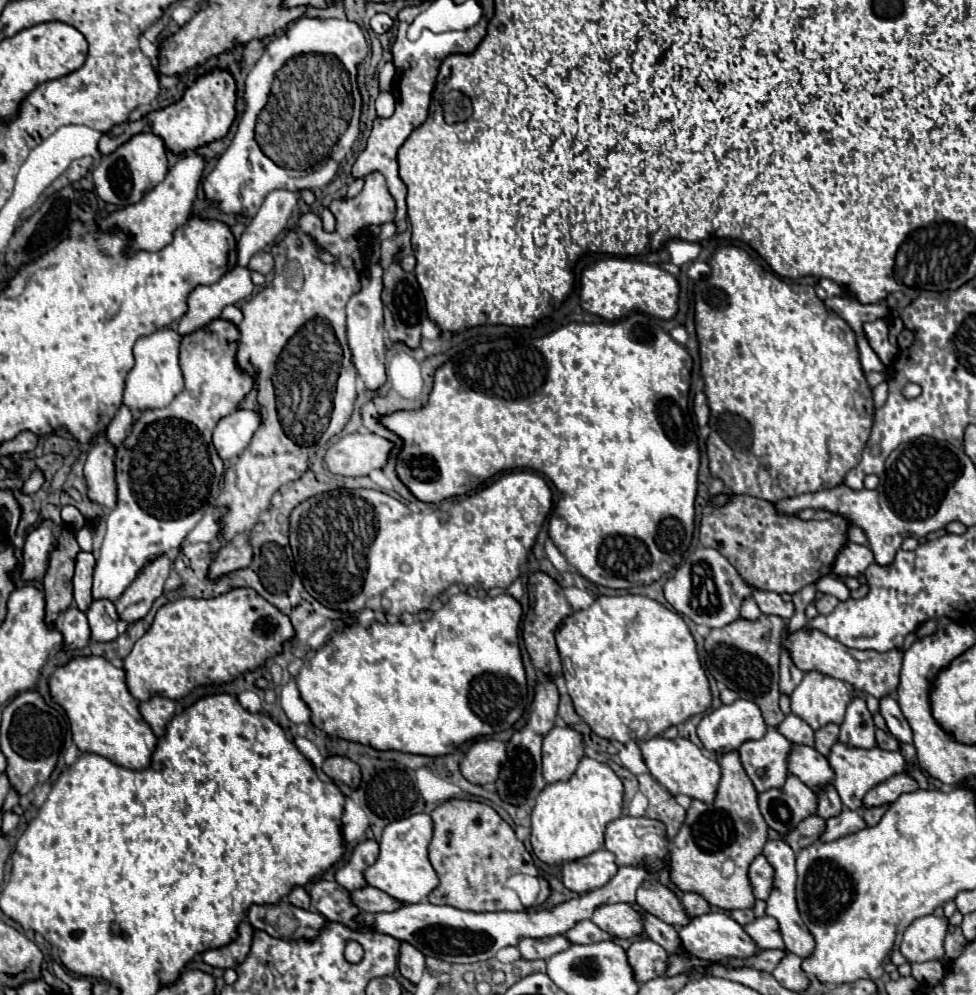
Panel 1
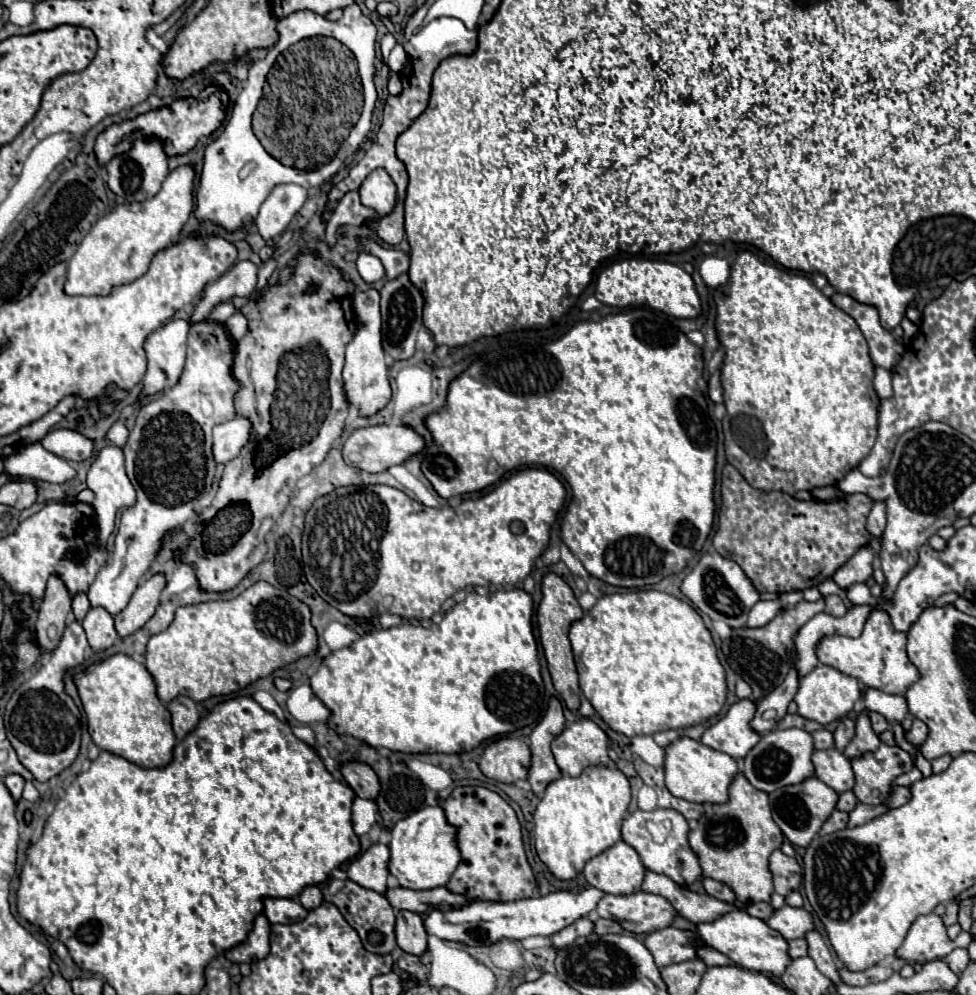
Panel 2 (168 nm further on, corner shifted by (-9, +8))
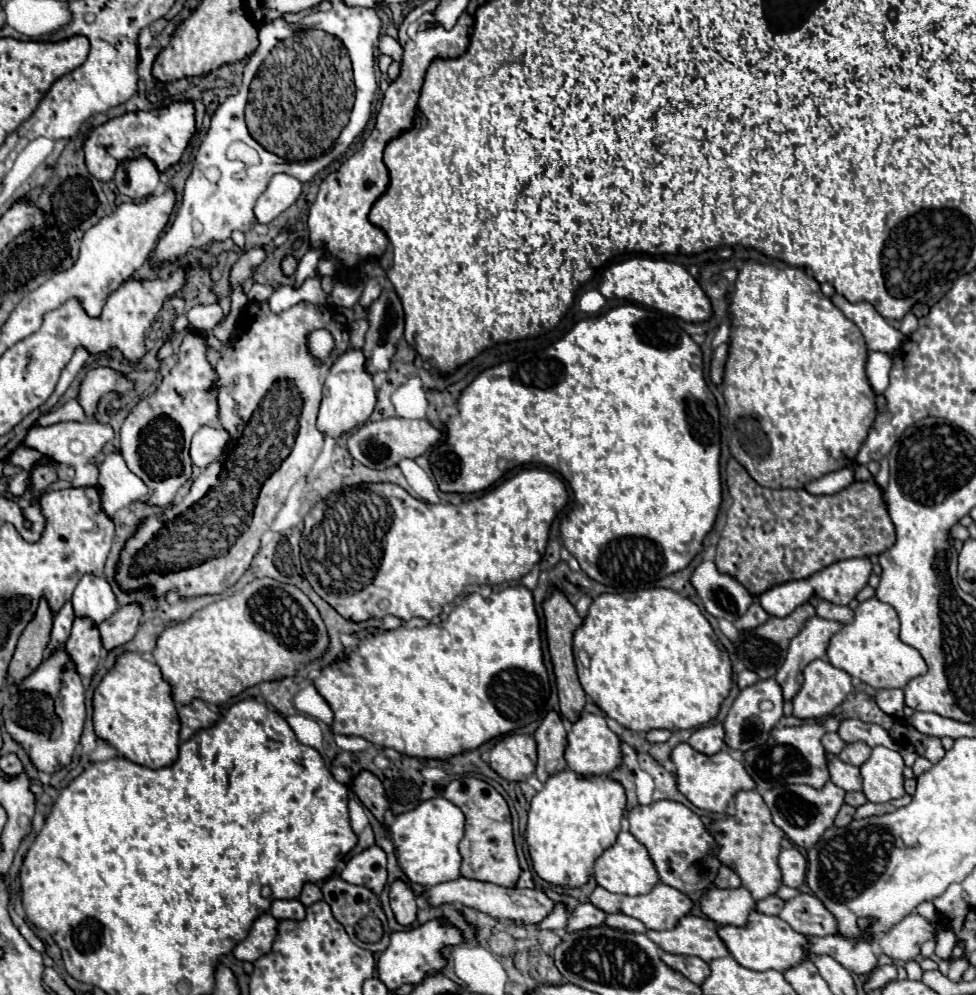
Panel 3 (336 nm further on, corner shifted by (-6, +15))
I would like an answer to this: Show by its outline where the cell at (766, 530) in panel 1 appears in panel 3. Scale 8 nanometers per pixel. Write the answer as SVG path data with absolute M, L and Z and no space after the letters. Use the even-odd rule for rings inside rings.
M730 458L726 484L734 502L728 508L728 522L716 546L716 566L720 572L732 574L750 594L762 594L790 580L804 580L844 558L880 554L896 540L876 482L852 482L832 496L814 496L790 488L770 490L756 484Z

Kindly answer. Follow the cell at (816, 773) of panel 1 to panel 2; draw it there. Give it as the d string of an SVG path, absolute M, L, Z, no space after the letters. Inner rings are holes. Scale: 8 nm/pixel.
M837 749L831 751L815 751L813 753L815 775L823 783L827 783L837 793L849 791L855 785L855 773L851 769L851 761L839 753Z

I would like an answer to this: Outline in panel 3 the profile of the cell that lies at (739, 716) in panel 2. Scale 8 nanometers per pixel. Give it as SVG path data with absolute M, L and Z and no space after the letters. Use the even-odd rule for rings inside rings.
M708 724L700 730L694 730L688 744L696 748L702 754L716 754L720 750L728 750L728 744L724 744L724 726L722 724Z

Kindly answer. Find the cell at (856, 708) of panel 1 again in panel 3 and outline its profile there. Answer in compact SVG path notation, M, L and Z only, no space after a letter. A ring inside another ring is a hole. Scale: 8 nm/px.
M864 742L846 744L844 750L840 752L840 760L848 762L848 764L854 764L854 766L862 766L868 760L870 752L872 752L872 748L868 748L868 744L864 744Z

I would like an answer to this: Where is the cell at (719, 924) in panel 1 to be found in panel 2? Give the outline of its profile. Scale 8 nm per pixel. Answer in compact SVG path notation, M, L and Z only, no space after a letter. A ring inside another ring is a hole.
M733 911L711 923L701 923L701 925L697 925L697 933L709 947L727 955L735 965L739 965L747 971L781 977L783 971L787 969L787 965L791 963L791 957L787 953L789 945L783 939L783 935L779 931L771 929L765 921L747 915L747 911Z

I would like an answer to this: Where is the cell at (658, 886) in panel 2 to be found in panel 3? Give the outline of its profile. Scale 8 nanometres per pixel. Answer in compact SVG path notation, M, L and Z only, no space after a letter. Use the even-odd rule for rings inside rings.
M710 888L700 896L700 910L716 924L744 926L748 912L754 910L754 900L746 888Z

